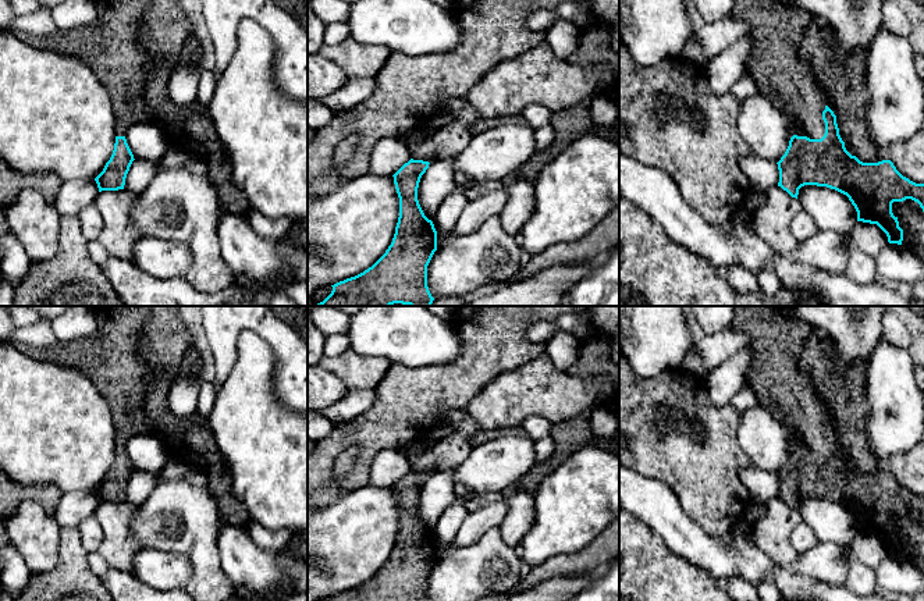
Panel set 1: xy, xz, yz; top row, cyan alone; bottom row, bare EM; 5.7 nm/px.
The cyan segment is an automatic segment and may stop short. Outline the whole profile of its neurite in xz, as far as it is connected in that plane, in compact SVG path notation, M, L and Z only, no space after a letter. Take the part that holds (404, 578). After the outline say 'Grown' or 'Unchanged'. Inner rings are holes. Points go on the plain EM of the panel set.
M411 470L392 487L399 509L399 529L391 556L372 579L331 597L333 601L429 601L427 577L437 562L437 543L417 512L419 494L429 476L429 473Z. Unchanged

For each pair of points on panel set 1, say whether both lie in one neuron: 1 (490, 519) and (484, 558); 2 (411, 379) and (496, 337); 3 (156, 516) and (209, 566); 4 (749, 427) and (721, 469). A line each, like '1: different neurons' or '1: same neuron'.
1: different neurons
2: same neuron
3: same neuron
4: different neurons

